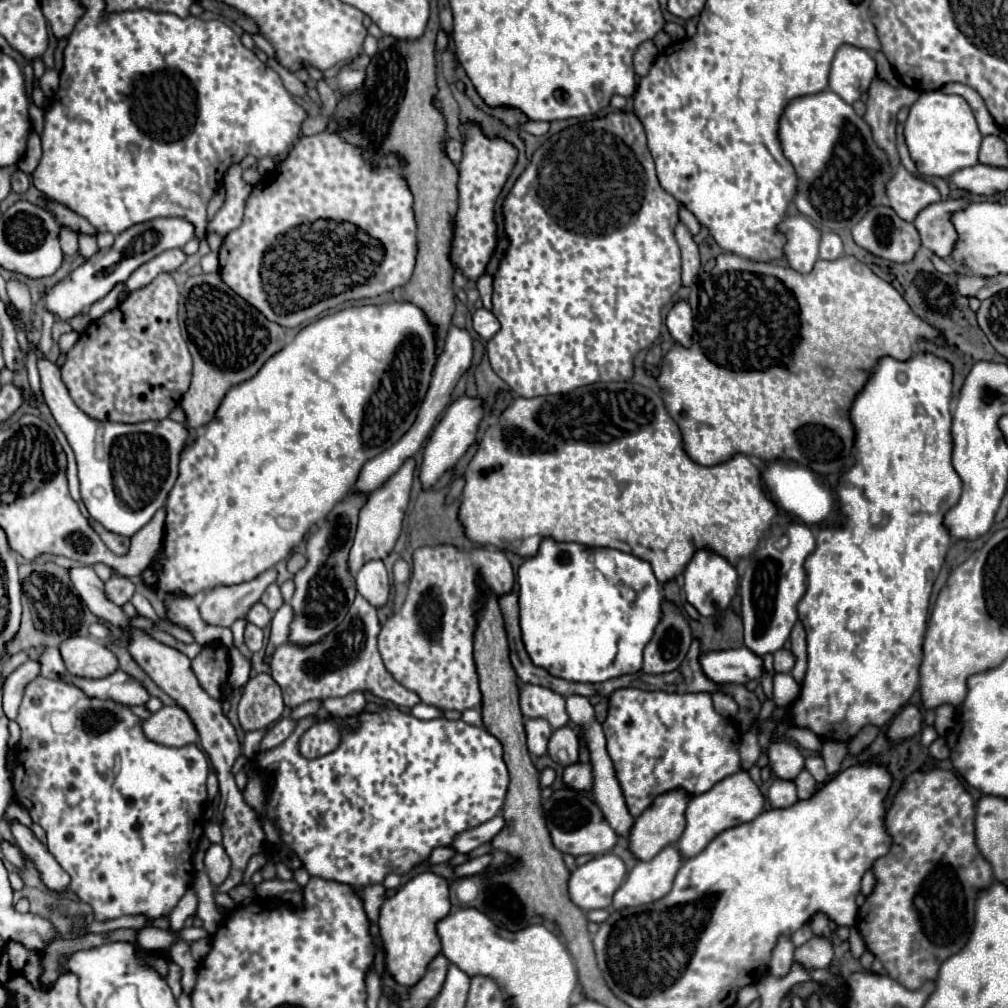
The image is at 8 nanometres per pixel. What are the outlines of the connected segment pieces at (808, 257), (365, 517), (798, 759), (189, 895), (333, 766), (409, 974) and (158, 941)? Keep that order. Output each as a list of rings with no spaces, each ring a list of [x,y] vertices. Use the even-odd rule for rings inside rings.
[[[802,214],[788,216],[778,228],[786,236],[784,258],[790,268],[796,272],[810,272],[818,260],[822,232]]]
[[[410,458],[382,488],[374,490],[368,496],[368,502],[362,506],[358,516],[358,530],[352,542],[352,550],[348,554],[348,570],[352,570],[354,574],[360,570],[360,566],[364,566],[364,562],[382,560],[392,552],[402,532],[402,518],[404,518],[408,498],[410,498],[410,488],[412,488],[412,474],[414,474],[414,460]]]
[[[772,742],[770,750],[768,750],[768,758],[770,758],[768,766],[776,778],[794,782],[796,776],[800,774],[800,770],[804,770],[802,754],[798,752],[796,746],[792,746],[788,742]]]
[[[190,888],[190,890],[184,894],[184,898],[178,902],[178,906],[172,910],[172,914],[170,914],[170,928],[172,928],[172,932],[174,932],[174,934],[180,932],[180,930],[184,928],[186,918],[190,918],[190,916],[194,916],[194,914],[196,914],[196,894],[194,894],[194,890]]]
[[[384,708],[380,714],[362,712],[358,718],[362,720],[360,728],[358,730],[342,730],[340,746],[334,752],[330,752],[328,756],[320,756],[320,758],[314,758],[314,760],[304,758],[298,752],[298,738],[300,738],[298,726],[280,746],[268,750],[266,754],[256,756],[256,764],[260,768],[264,768],[270,778],[274,778],[274,788],[270,792],[270,804],[266,806],[266,814],[268,814],[268,818],[278,822],[284,844],[288,844],[294,850],[294,854],[302,860],[302,866],[310,872],[310,876],[334,880],[334,882],[348,884],[348,886],[380,884],[386,874],[390,874],[390,872],[406,874],[414,866],[422,864],[430,856],[432,848],[448,846],[456,834],[460,834],[468,828],[474,828],[474,826],[494,818],[500,812],[500,808],[504,804],[506,788],[508,788],[508,770],[506,770],[504,760],[502,760],[502,744],[486,728],[466,724],[464,720],[446,720],[446,718],[418,720],[412,714],[404,714],[396,708],[394,710]]]
[[[432,872],[418,874],[408,884],[400,886],[392,898],[384,900],[378,914],[378,928],[384,948],[384,968],[388,974],[392,974],[392,978],[396,978],[398,986],[412,988],[426,974],[430,960],[440,952],[436,922],[448,912],[448,880]]]
[[[142,928],[138,932],[138,942],[146,950],[164,950],[172,944],[176,936],[172,936],[168,930],[158,930],[158,928]]]

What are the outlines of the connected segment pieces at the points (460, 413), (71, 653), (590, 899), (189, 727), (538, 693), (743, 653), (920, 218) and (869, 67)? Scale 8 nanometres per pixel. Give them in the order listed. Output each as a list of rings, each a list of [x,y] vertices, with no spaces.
[[[464,394],[448,406],[444,418],[438,422],[438,426],[432,432],[430,442],[424,448],[424,462],[422,462],[422,470],[420,470],[420,482],[424,488],[430,488],[476,442],[476,434],[478,434],[482,418],[484,418],[484,406],[482,406],[482,400],[476,396]]]
[[[90,636],[68,638],[60,646],[66,670],[80,678],[106,678],[118,670],[118,658],[100,640]]]
[[[604,854],[600,858],[594,858],[570,874],[570,898],[584,912],[610,908],[612,896],[620,888],[624,876],[626,866],[618,856]]]
[[[164,706],[158,712],[154,712],[148,720],[142,724],[144,734],[164,746],[186,746],[198,742],[198,730],[192,724],[188,712],[174,706]]]
[[[524,684],[520,688],[520,710],[526,718],[544,718],[550,722],[552,730],[566,726],[566,700],[544,686]]]
[[[730,648],[704,652],[698,658],[702,672],[714,684],[746,684],[762,674],[762,658],[752,654],[748,648]]]
[[[950,198],[950,200],[942,200],[942,202],[926,206],[916,216],[914,226],[920,234],[922,246],[928,252],[932,252],[934,256],[946,262],[952,260],[950,254],[958,242],[956,228],[952,226],[952,214],[956,214],[956,210],[964,210],[964,206],[968,204],[970,200],[966,198]]]
[[[842,46],[836,52],[836,58],[834,58],[832,68],[830,68],[830,90],[840,94],[840,98],[844,98],[844,102],[852,104],[868,90],[870,80],[874,76],[876,76],[876,62],[866,50],[860,50],[854,46]]]

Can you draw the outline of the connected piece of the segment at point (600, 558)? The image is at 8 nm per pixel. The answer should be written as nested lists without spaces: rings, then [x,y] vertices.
[[[542,540],[538,554],[524,558],[516,574],[520,630],[524,648],[534,666],[544,668],[556,678],[570,682],[604,682],[624,674],[636,674],[642,668],[642,650],[650,642],[660,620],[662,592],[648,562],[614,550],[590,548],[576,542]]]

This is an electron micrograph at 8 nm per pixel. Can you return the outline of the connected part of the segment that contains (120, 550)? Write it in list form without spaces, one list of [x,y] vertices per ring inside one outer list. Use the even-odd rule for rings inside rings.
[[[94,522],[94,528],[96,528],[96,532],[100,534],[102,542],[104,542],[114,554],[126,554],[126,552],[128,552],[128,548],[130,548],[130,538],[120,536],[120,534],[114,534],[114,532],[108,532],[108,530],[104,530],[98,522]]]

